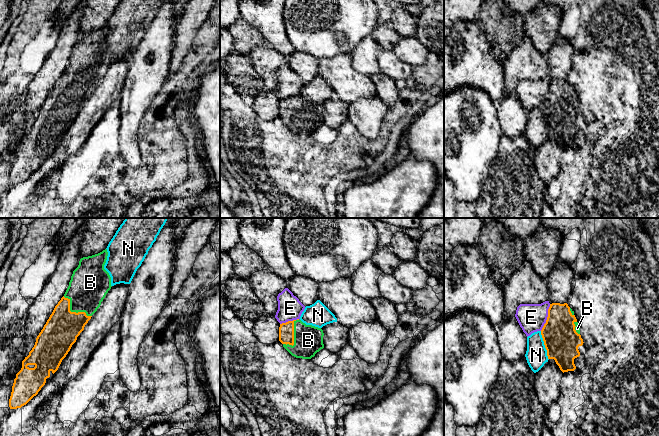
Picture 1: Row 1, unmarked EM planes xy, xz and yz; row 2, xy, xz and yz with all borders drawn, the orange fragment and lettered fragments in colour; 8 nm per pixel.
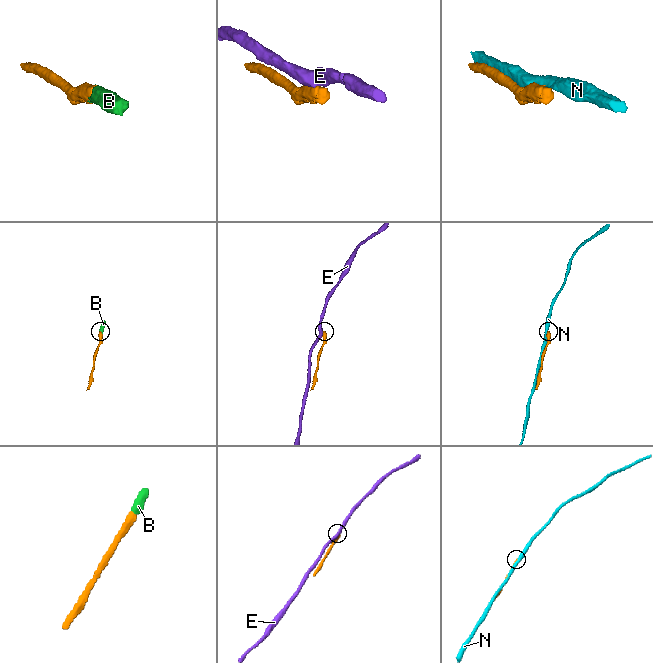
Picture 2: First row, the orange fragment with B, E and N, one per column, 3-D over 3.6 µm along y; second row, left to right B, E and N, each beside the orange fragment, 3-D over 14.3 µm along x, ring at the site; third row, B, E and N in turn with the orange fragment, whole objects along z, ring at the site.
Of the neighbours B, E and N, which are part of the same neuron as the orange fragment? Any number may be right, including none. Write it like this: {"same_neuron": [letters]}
{"same_neuron": ["B"]}

